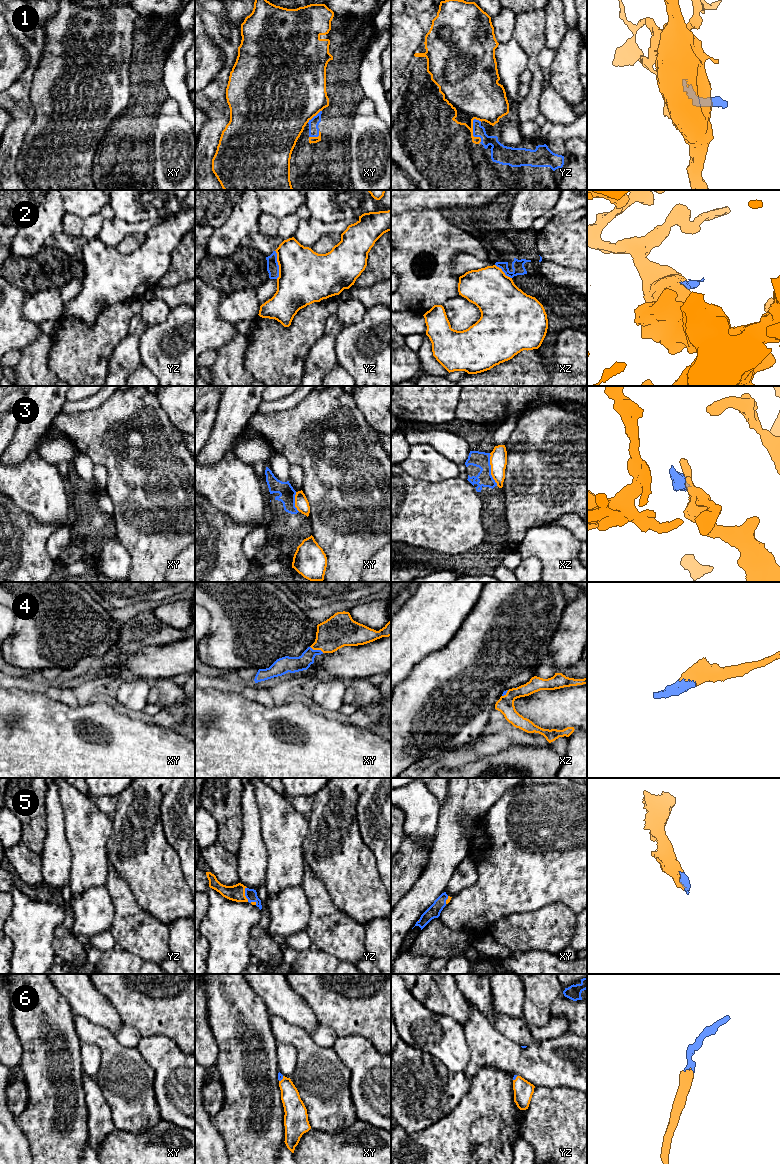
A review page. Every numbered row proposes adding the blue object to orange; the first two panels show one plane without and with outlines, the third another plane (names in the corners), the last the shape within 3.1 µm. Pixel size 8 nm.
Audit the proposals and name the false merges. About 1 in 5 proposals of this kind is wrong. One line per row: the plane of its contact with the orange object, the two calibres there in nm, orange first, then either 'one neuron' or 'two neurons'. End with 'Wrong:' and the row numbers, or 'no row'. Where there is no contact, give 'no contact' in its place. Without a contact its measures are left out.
1: contact in yz; calibres 300 and 110 nm; two neurons
2: contact in yz; calibres 420 and 100 nm; two neurons
3: contact in xz; calibres 140 and 130 nm; two neurons
4: contact in xy; calibres 260 and 130 nm; one neuron
5: contact in yz; calibres 130 and 90 nm; one neuron
6: contact in xy; calibres 160 and 50 nm; one neuron
Wrong: 1, 2, 3

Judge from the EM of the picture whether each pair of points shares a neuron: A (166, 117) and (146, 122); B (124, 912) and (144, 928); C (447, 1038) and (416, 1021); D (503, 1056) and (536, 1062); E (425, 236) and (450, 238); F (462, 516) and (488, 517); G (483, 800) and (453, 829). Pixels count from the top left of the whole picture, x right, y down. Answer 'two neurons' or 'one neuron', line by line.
A: two neurons
B: one neuron
C: one neuron
D: one neuron
E: one neuron
F: two neurons
G: one neuron

